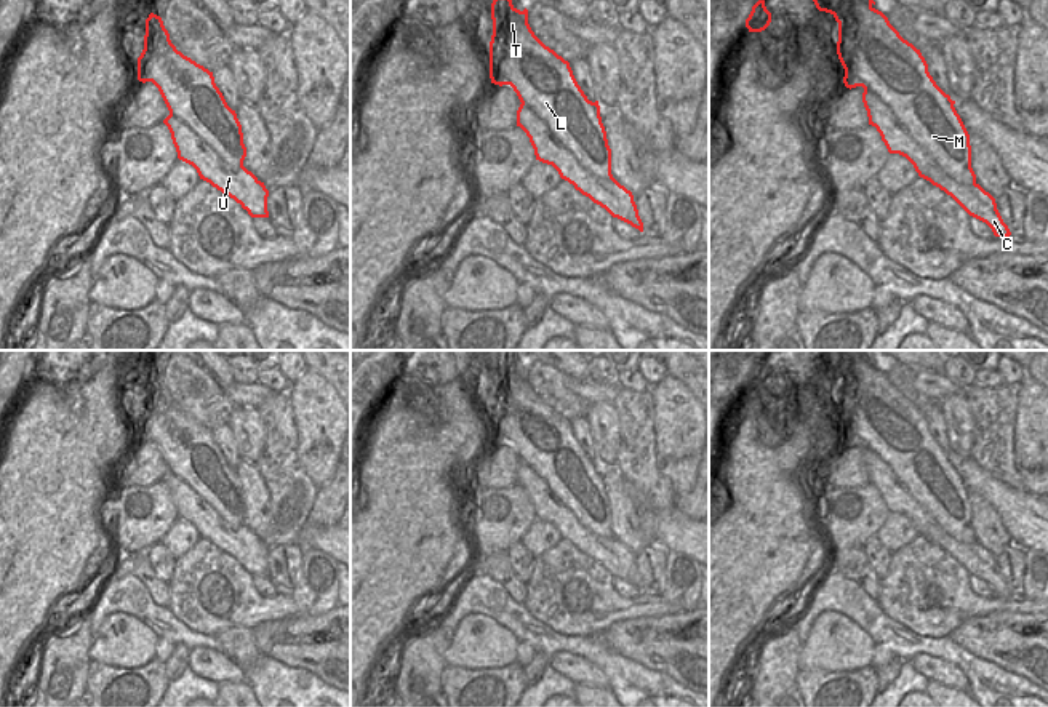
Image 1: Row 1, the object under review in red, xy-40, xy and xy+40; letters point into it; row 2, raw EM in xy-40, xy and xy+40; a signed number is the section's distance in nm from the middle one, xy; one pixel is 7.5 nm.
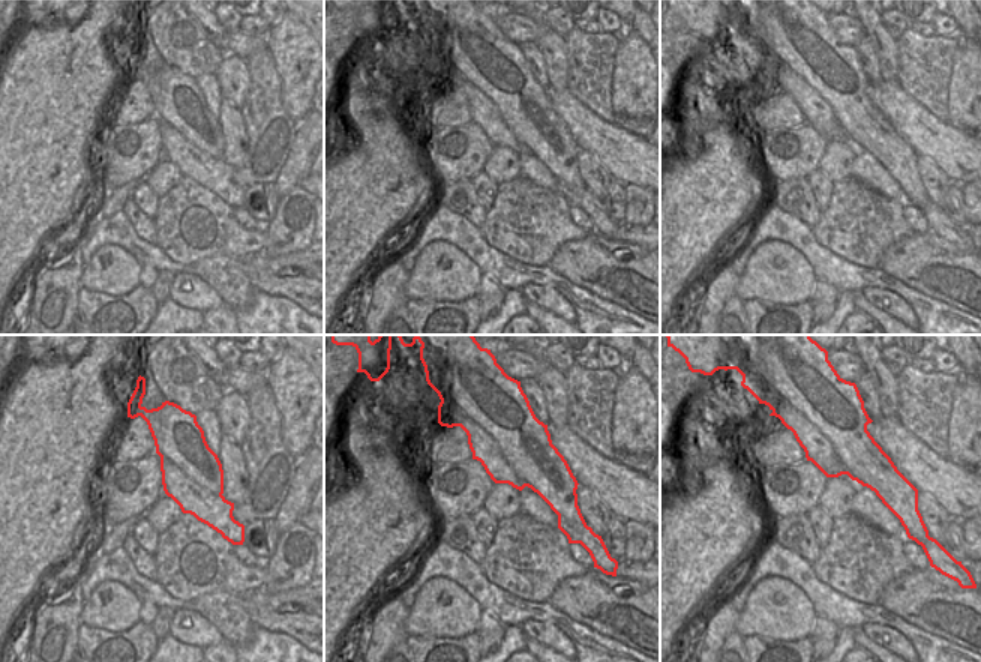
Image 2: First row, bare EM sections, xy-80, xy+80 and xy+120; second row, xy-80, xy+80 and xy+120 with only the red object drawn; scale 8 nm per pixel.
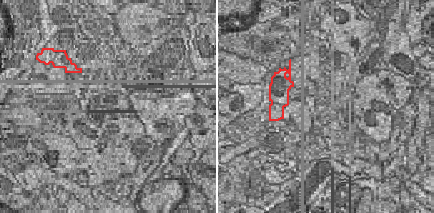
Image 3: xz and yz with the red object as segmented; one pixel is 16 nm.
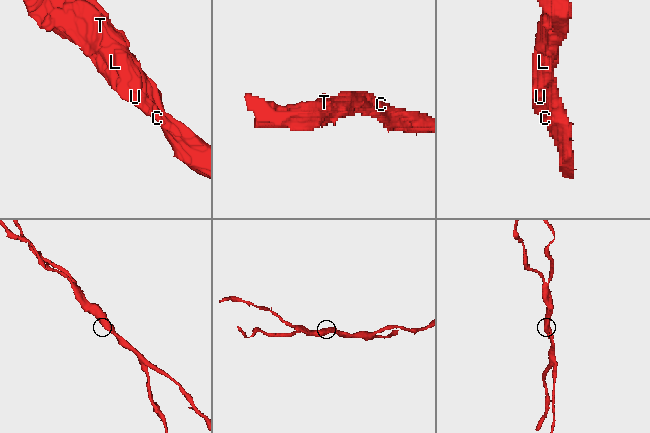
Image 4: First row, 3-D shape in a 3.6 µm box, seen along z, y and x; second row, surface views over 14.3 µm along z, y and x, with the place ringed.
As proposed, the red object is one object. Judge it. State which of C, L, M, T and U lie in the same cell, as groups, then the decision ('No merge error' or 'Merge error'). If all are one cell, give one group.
Groups: C U / L M T. Merge error

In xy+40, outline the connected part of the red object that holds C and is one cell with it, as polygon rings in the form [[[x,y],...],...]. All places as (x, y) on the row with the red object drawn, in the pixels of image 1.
[[[869,90],[862,93],[869,125],[875,126],[890,154],[906,157],[920,178],[950,195],[970,216],[986,222],[995,237],[1011,235],[1003,222],[995,198],[979,184],[963,186],[952,179],[936,160],[906,131],[893,110]]]

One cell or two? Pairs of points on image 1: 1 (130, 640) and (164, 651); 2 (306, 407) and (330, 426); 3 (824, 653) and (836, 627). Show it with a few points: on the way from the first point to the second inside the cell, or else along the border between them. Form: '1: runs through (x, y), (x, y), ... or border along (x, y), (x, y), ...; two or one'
1: border along (159, 639), (154, 656); two
2: runs through (312, 408), (324, 419); one
3: runs through (831, 647), (834, 634); one

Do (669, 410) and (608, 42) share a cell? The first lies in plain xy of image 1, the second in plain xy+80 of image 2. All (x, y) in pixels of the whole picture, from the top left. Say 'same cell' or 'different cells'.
different cells

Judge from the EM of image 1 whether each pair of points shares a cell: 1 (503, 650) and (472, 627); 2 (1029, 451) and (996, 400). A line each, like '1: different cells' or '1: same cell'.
1: same cell
2: different cells

